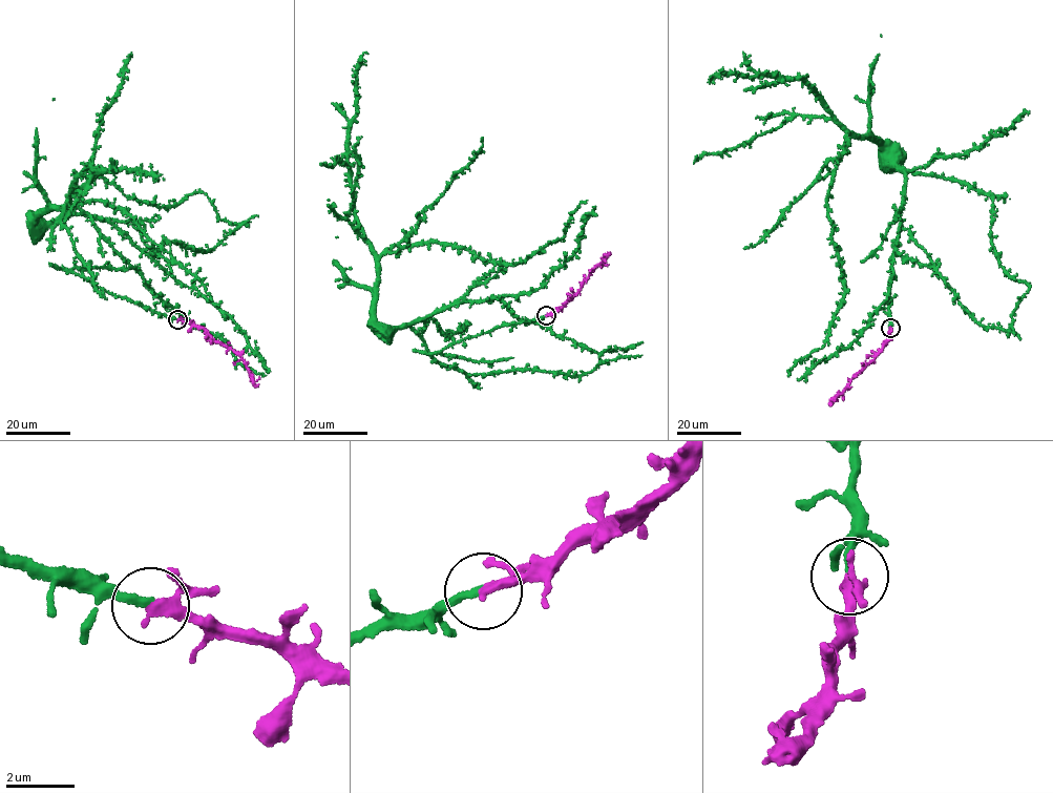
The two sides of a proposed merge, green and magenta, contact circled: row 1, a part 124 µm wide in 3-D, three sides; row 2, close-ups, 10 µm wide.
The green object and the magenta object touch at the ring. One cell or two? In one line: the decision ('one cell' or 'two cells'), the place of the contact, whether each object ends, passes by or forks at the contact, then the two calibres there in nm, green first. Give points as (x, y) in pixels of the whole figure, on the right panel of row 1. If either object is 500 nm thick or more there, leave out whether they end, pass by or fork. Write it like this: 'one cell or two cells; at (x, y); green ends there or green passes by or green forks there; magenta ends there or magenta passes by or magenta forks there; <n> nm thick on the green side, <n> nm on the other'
one cell; at (890, 328); green ends there; magenta passes by; 240 nm thick on the green side, 240 nm on the other

